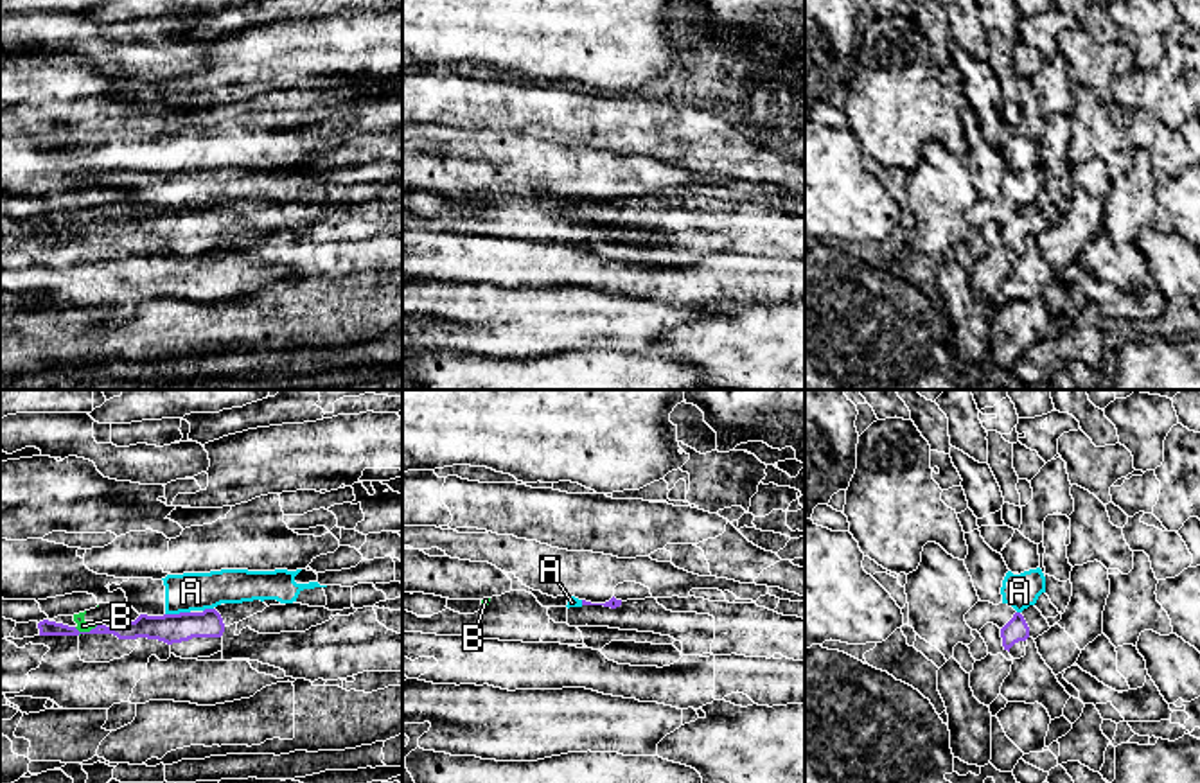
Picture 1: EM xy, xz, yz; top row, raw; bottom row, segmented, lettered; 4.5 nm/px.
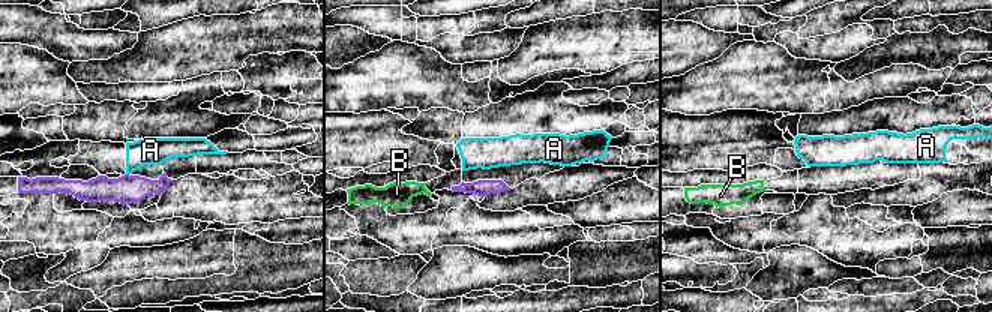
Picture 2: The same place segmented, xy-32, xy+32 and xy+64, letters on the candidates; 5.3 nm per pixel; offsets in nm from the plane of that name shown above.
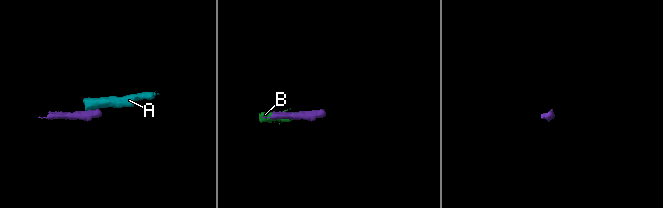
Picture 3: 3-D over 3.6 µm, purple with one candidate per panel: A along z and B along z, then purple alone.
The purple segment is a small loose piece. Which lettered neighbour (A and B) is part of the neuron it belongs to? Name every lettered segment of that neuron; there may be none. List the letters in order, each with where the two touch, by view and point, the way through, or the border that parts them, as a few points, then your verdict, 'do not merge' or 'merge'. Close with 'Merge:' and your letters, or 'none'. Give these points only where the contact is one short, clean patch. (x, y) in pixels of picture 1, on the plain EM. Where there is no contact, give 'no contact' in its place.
A: meets purple in xy at (176, 212); border along xy (189, 209), (166, 212); do not merge
B: meets purple in xy at (85, 230); border along xy (97, 223), (88, 228), (74, 225); do not merge
Merge: none

